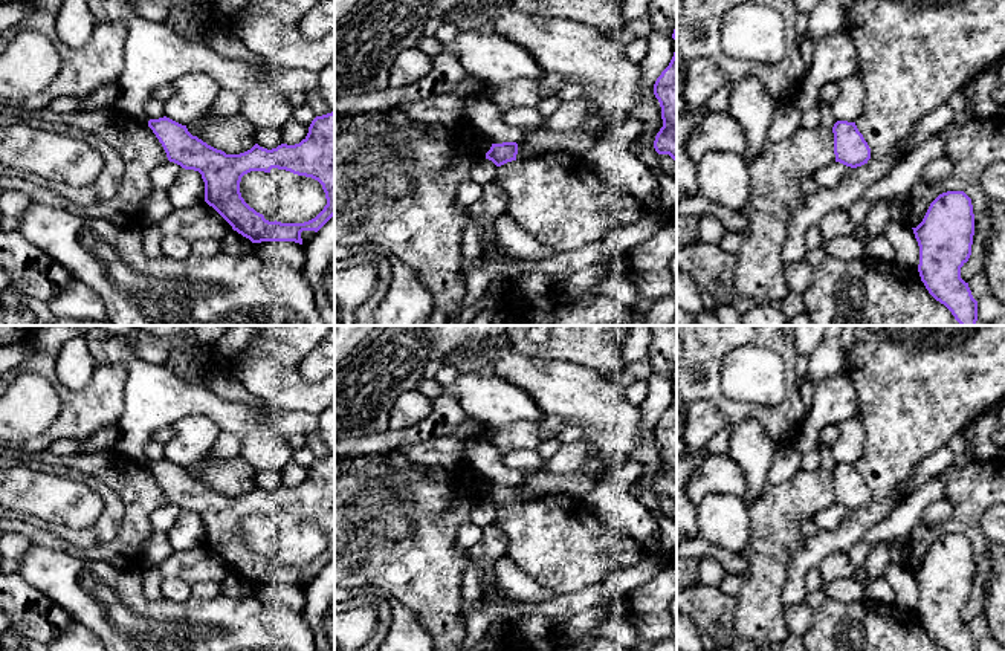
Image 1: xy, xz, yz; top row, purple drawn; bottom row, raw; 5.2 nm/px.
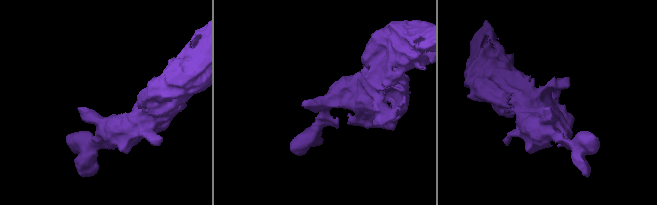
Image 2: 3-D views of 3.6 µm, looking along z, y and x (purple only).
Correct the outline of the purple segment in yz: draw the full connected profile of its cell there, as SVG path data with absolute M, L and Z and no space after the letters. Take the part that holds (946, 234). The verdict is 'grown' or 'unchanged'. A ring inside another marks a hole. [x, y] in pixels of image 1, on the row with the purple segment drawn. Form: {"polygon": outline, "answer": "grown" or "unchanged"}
{"polygon": "M964 191L939 194L923 222L912 229L919 246L918 272L926 289L961 326L976 326L978 301L961 278L974 235L971 199Z", "answer": "unchanged"}

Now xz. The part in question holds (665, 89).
{"polygon": "M677 52L657 78L654 95L660 102L663 119L654 148L658 154L669 154L677 162Z", "answer": "unchanged"}

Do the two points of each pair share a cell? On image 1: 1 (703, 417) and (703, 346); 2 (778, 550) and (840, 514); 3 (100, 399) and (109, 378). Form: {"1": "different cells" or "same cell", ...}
{"1": "different cells", "2": "different cells", "3": "same cell"}

